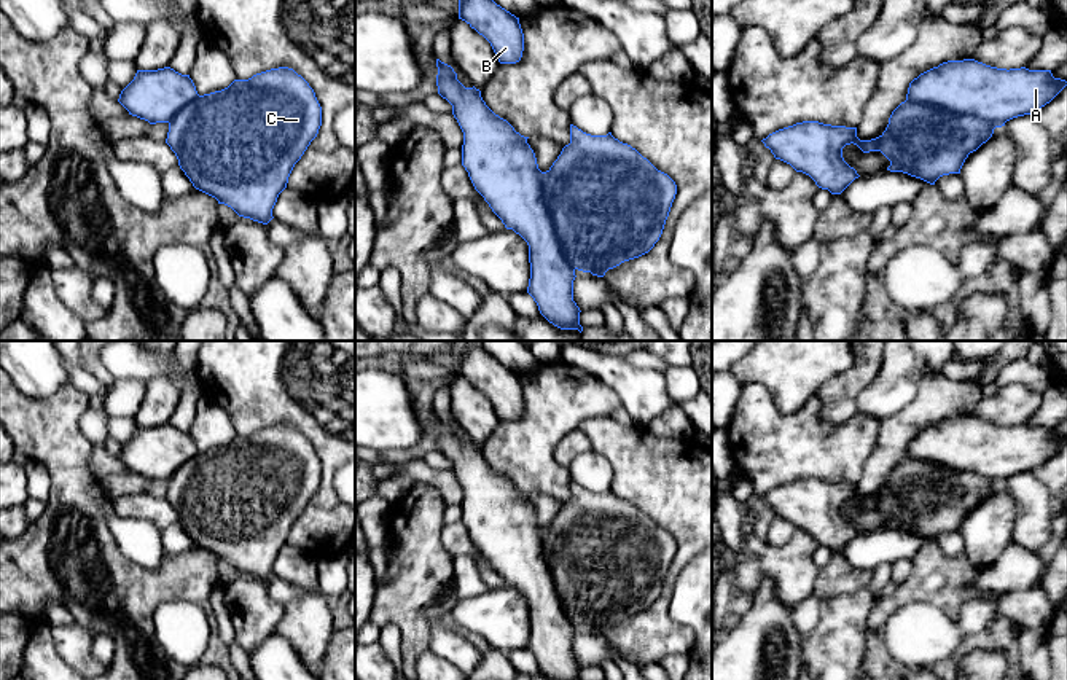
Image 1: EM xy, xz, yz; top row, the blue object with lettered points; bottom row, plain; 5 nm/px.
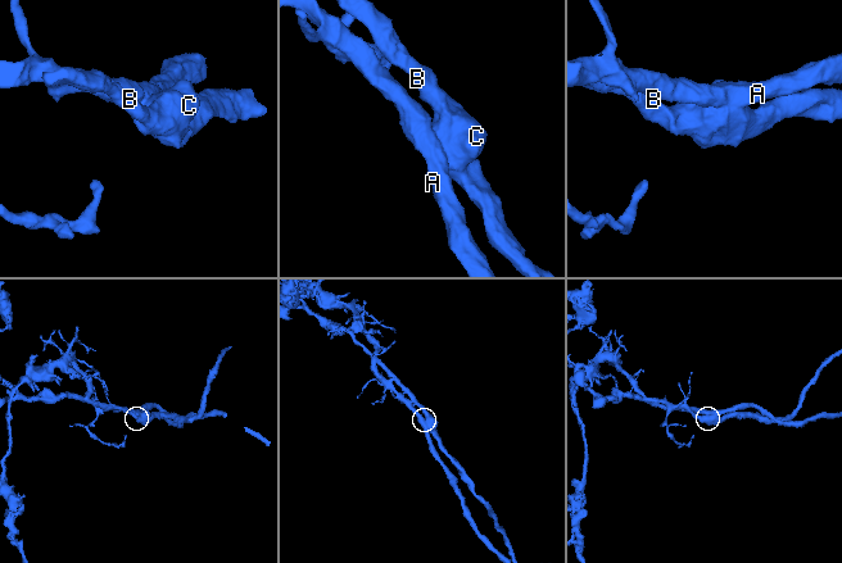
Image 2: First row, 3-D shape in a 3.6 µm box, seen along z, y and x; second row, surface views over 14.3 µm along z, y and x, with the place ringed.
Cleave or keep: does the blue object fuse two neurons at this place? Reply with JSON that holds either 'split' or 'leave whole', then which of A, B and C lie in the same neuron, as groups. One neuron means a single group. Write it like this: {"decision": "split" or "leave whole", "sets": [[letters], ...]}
{"decision": "split", "sets": [["A"], ["B", "C"]]}

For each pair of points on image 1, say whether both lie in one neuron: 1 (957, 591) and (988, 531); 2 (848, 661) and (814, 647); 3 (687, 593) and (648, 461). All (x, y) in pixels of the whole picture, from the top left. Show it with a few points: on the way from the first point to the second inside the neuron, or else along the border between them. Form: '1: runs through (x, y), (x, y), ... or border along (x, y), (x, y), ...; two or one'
1: border along (964, 550), (967, 558), (980, 569); two
2: runs through (840, 661), (832, 653), (822, 652); one
3: border along (695, 554), (679, 574), (668, 607); two

